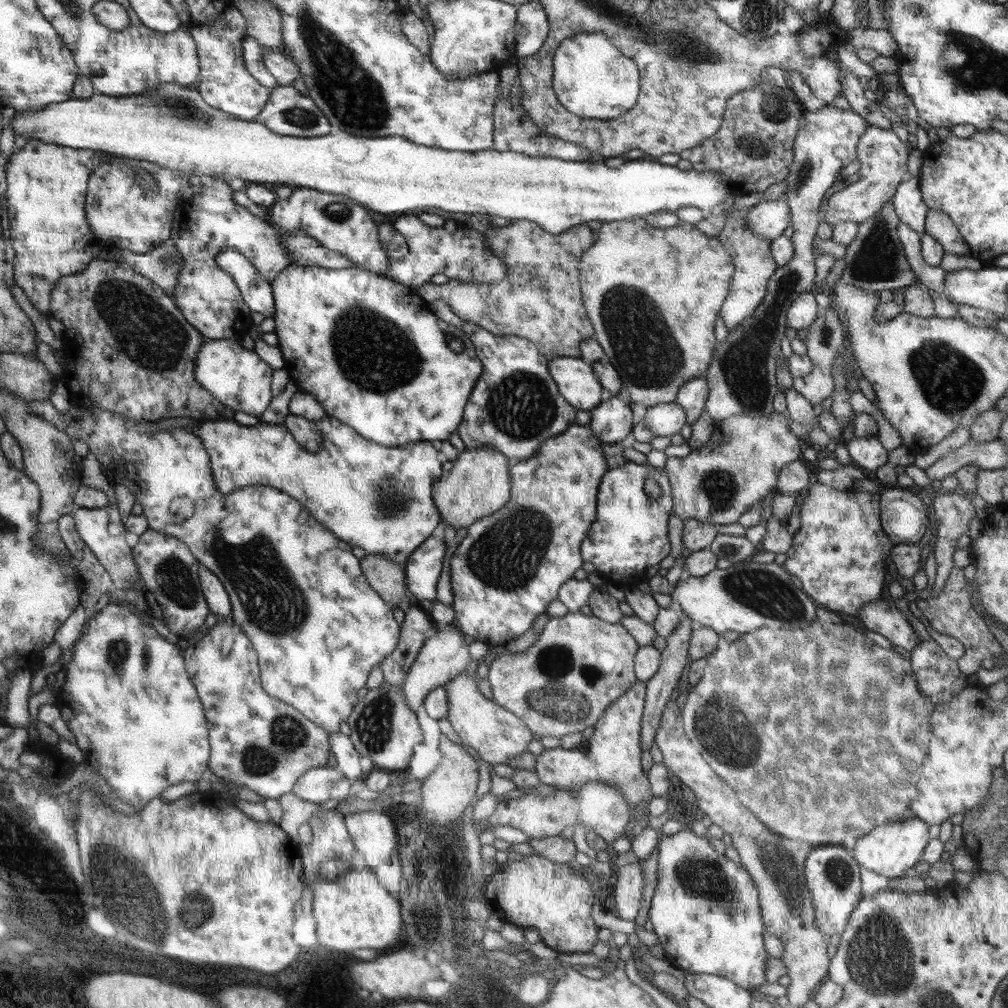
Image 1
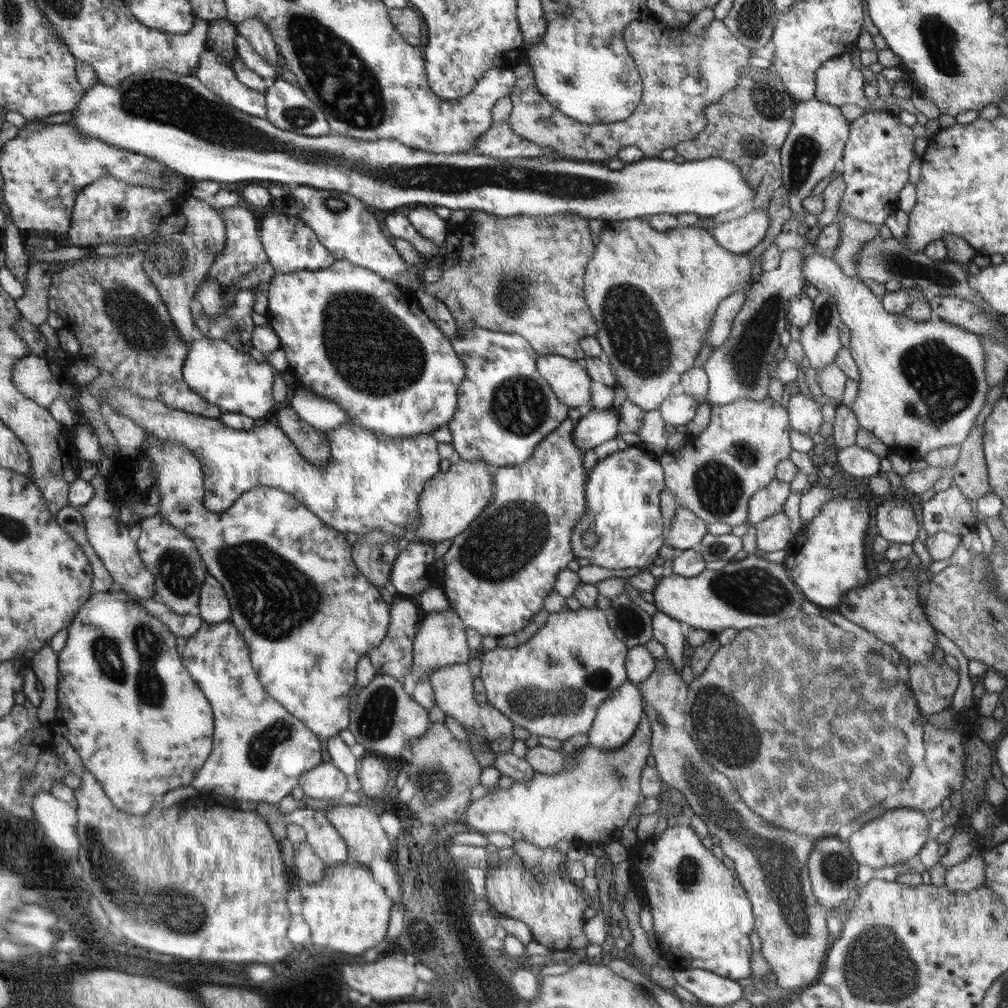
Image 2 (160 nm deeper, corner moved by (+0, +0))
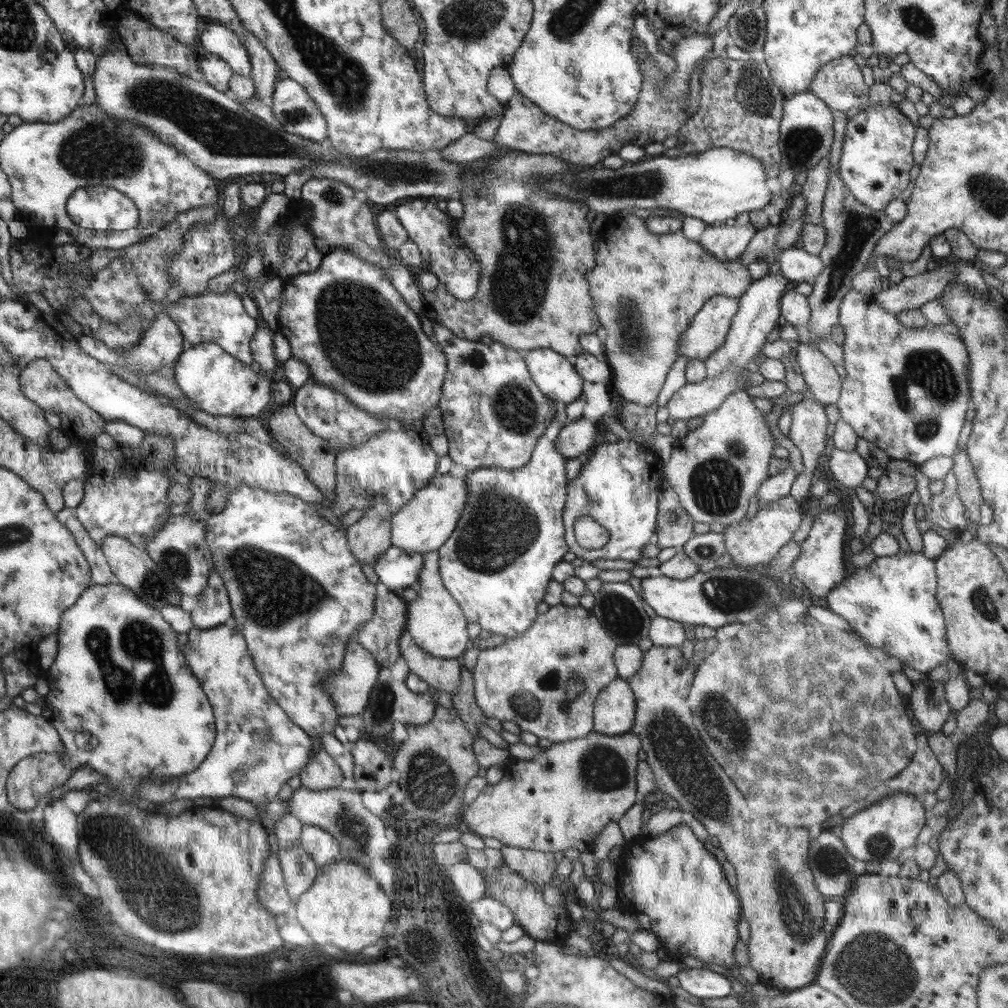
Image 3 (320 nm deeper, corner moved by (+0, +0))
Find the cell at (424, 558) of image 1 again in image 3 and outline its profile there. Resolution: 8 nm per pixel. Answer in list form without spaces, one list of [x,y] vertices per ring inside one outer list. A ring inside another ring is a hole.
[[[391,546],[373,562],[373,568],[379,582],[391,591],[416,588],[419,581],[419,569],[423,568],[423,555],[404,552],[397,546]]]

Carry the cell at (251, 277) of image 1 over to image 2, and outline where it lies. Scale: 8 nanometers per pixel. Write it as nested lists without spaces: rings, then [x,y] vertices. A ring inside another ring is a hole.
[[[251,289],[240,290],[232,306],[227,306],[223,315],[218,315],[215,319],[206,314],[194,315],[196,326],[204,336],[226,341],[236,350],[249,353],[255,328],[251,314],[257,310],[254,299]]]

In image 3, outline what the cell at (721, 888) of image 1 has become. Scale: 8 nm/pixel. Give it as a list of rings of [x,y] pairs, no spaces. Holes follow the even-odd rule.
[[[683,824],[675,826],[660,836],[642,840],[642,849],[638,850],[633,846],[631,851],[632,856],[626,856],[619,864],[626,867],[626,876],[620,876],[620,892],[624,896],[624,900],[620,902],[620,909],[629,914],[648,914],[651,918],[649,930],[658,937],[662,947],[674,961],[693,956],[726,968],[736,964],[734,945],[740,939],[737,924],[741,914],[741,903],[732,891],[722,865],[715,855],[704,847],[704,843],[694,835],[692,829]]]

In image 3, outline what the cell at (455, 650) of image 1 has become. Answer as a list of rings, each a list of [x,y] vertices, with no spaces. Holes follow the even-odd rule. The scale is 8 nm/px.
[[[436,550],[423,555],[423,568],[419,569],[417,595],[407,603],[406,628],[412,635],[413,642],[421,650],[432,654],[436,658],[458,659],[468,648],[468,634],[466,632],[466,615],[460,602],[453,597],[445,586],[439,573],[439,554]]]

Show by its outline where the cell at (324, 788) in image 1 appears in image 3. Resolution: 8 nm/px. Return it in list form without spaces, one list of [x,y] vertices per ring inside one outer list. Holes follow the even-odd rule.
[[[319,747],[306,768],[299,772],[302,784],[312,790],[328,790],[340,786],[342,782],[340,766],[328,751]]]

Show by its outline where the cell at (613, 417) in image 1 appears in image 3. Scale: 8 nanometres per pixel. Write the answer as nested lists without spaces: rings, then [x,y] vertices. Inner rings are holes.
[[[586,420],[571,421],[560,431],[555,447],[566,458],[576,458],[580,454],[591,452],[602,440],[602,428],[599,423]]]

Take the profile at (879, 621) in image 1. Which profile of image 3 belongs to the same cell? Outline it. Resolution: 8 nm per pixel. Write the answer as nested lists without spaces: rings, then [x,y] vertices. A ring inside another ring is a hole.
[[[898,551],[893,555],[876,557],[874,562],[865,568],[856,567],[856,571],[844,577],[823,600],[832,613],[844,618],[850,629],[878,650],[896,658],[904,666],[909,666],[921,673],[930,673],[937,666],[947,665],[952,661],[947,644],[946,622],[942,616],[937,591],[937,574],[935,560],[928,558],[923,552]]]

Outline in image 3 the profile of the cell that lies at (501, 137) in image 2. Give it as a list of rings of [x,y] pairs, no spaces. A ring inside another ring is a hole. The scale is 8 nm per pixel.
[[[470,133],[460,138],[458,142],[452,142],[452,146],[438,150],[437,154],[444,161],[466,164],[491,156],[500,148],[494,144],[494,140],[488,142],[488,140],[480,139],[476,134]]]

